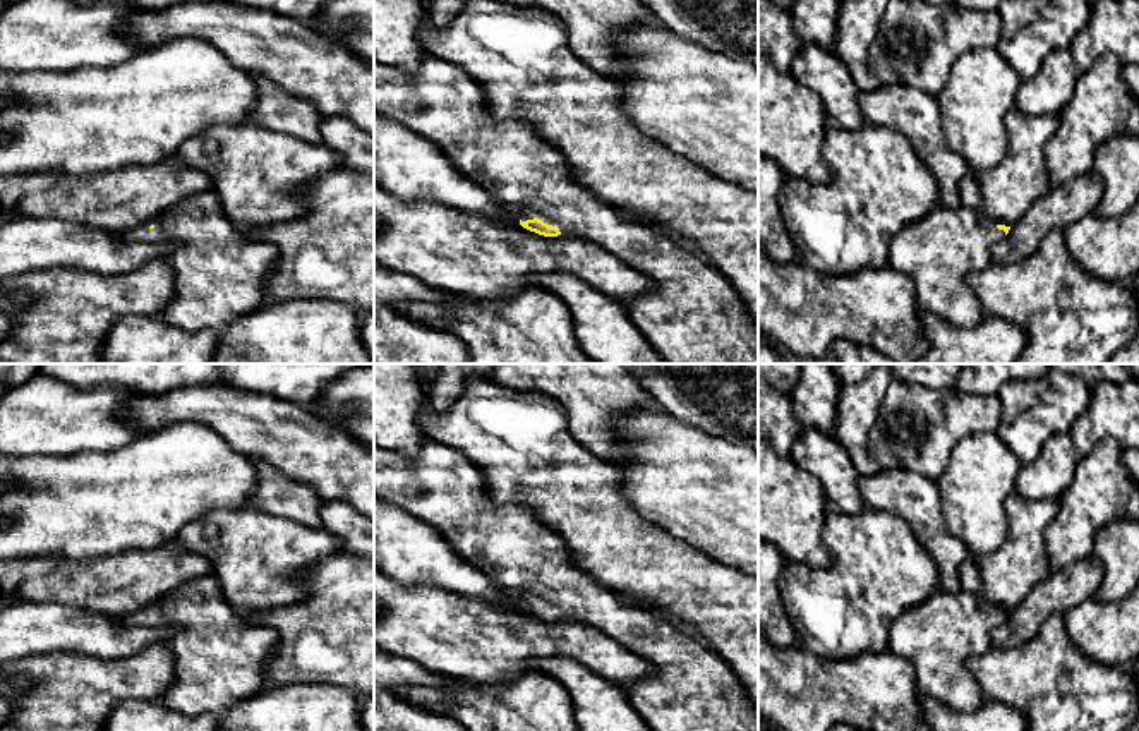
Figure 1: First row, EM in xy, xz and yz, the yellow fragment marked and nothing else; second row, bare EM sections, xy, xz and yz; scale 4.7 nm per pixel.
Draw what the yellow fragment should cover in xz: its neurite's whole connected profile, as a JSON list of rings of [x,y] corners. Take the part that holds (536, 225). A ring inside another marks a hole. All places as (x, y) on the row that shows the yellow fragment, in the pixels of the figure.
[[[427,53],[413,74],[405,74],[374,58],[374,113],[437,146],[523,228],[544,237],[582,237],[647,276],[655,285],[652,292],[619,302],[666,364],[758,364],[758,323],[727,276],[693,247],[623,218],[576,178],[532,122],[496,118],[480,84],[461,67]]]

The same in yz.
[[[973,172],[961,178],[959,192],[955,209],[938,204],[895,233],[887,266],[913,280],[921,311],[957,328],[971,328],[986,314],[966,278],[991,264],[991,247],[1010,227],[986,216]]]

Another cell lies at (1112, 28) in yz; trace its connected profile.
[[[1094,0],[1088,26],[1069,48],[1079,72],[1112,53],[1122,65],[1139,65],[1139,0]]]

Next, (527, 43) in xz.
[[[465,0],[463,10],[446,27],[424,21],[419,39],[429,55],[461,67],[480,84],[487,108],[496,118],[532,122],[590,192],[614,209],[626,209],[638,220],[667,227],[676,240],[698,251],[727,276],[758,323],[758,192],[720,178],[635,127],[621,106],[616,79],[595,72],[570,50],[563,21],[533,7]]]

